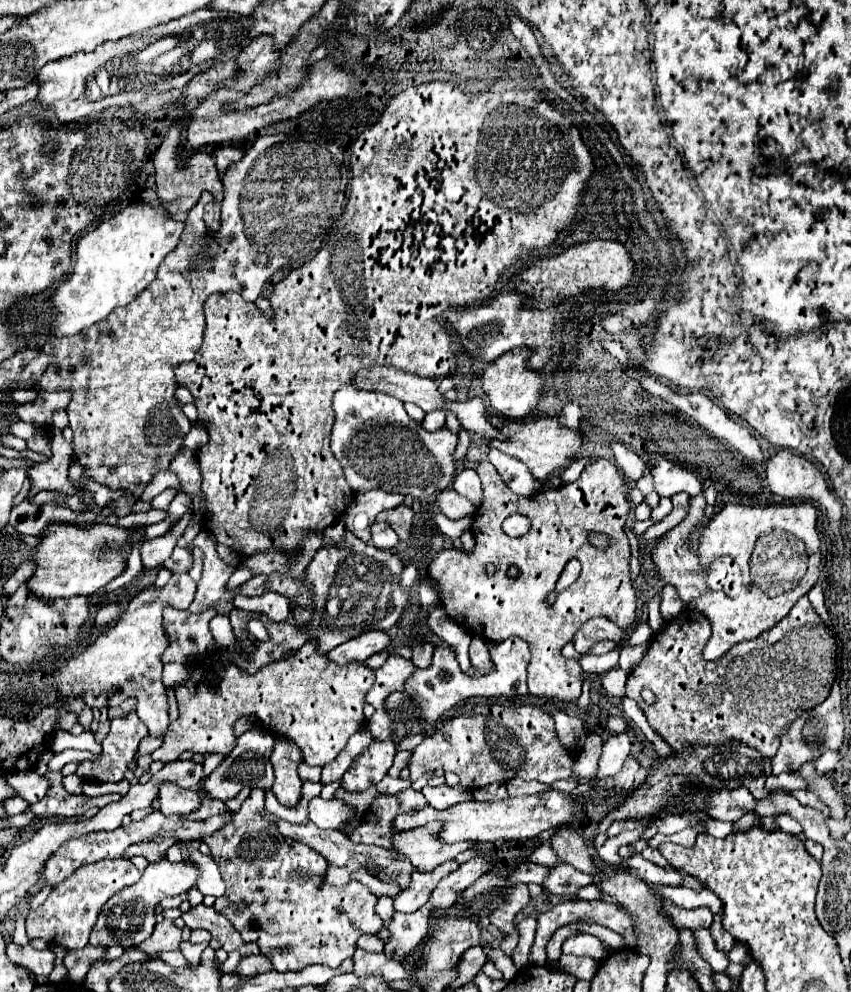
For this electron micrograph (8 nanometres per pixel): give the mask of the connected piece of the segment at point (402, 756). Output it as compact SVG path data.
M409 750L397 752L397 756L395 756L395 760L393 760L393 766L389 768L389 776L397 776L399 770L409 764L409 758L411 758L411 752L409 752Z

